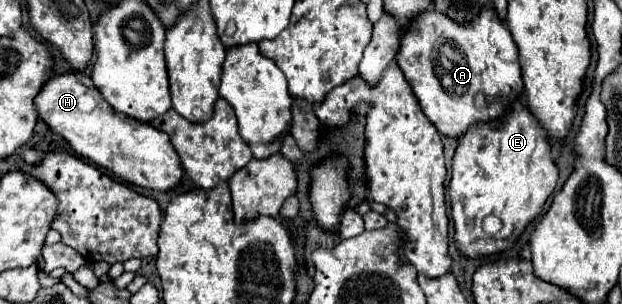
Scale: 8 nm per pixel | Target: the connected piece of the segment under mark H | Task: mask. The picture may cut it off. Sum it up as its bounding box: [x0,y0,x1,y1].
[34,73,182,191]

